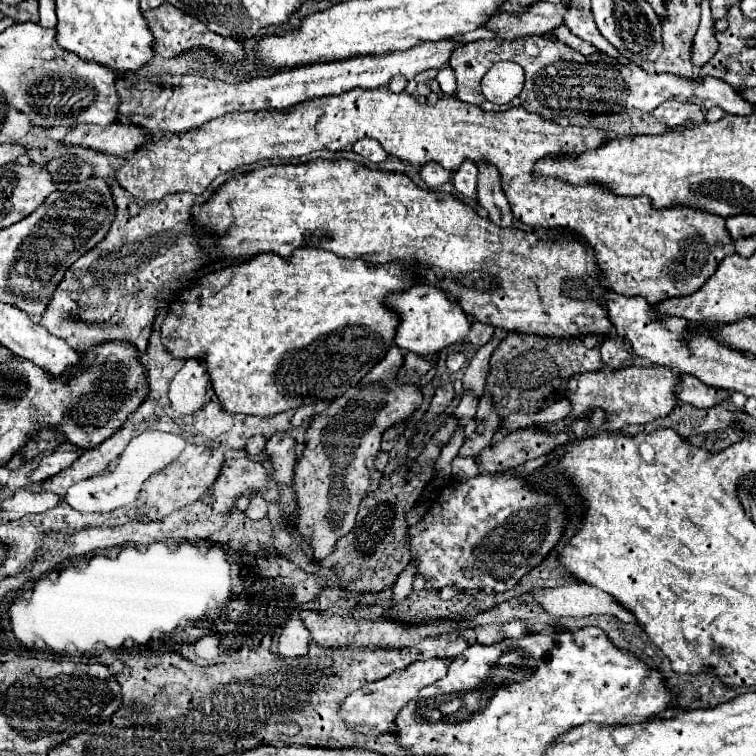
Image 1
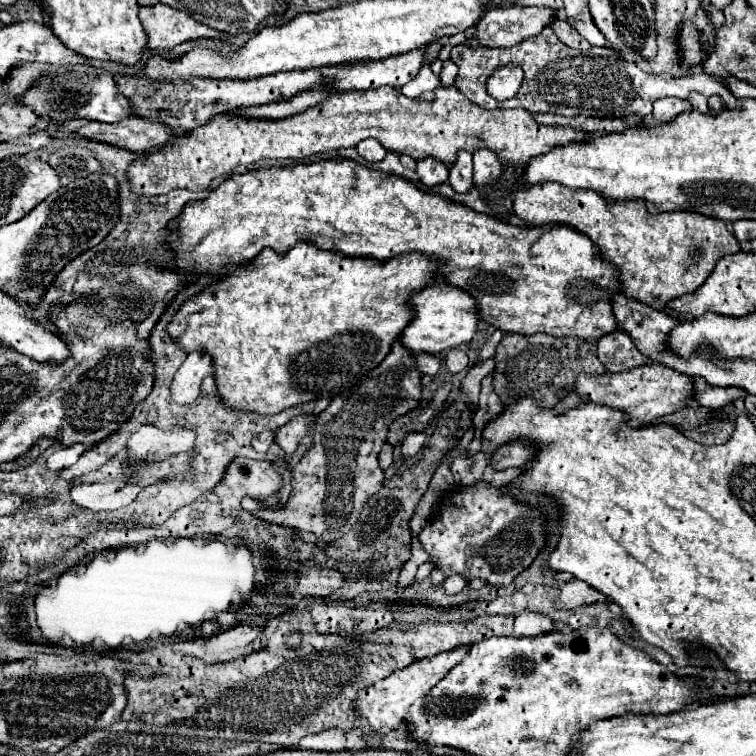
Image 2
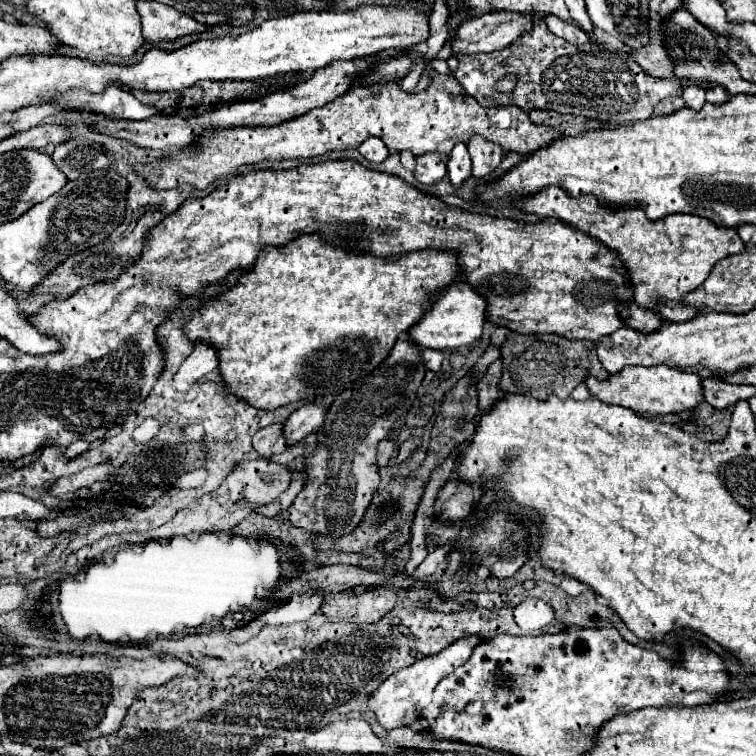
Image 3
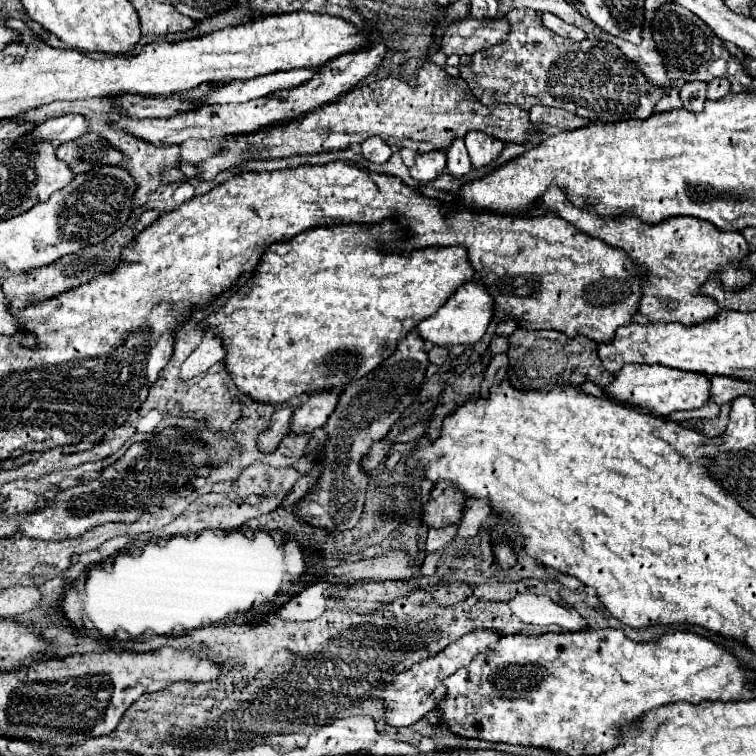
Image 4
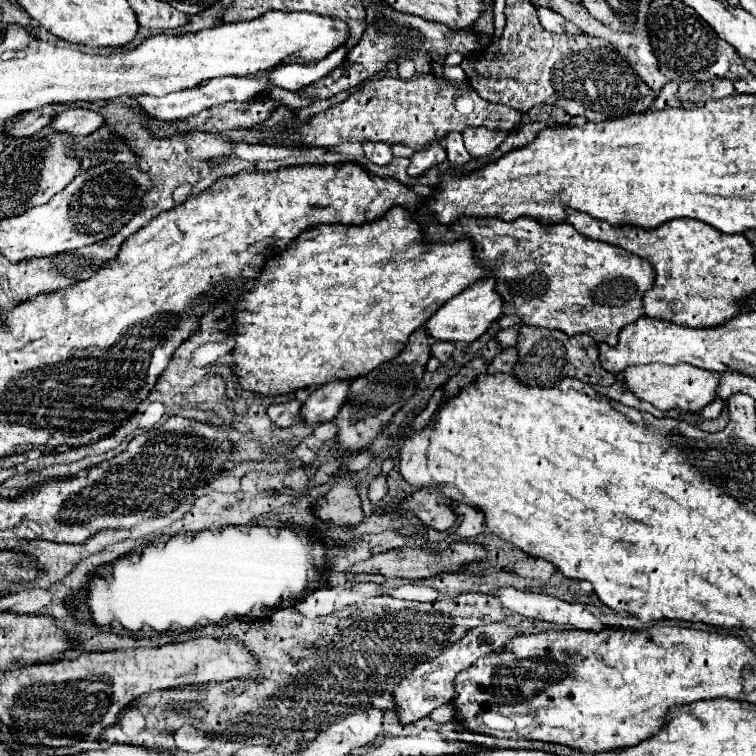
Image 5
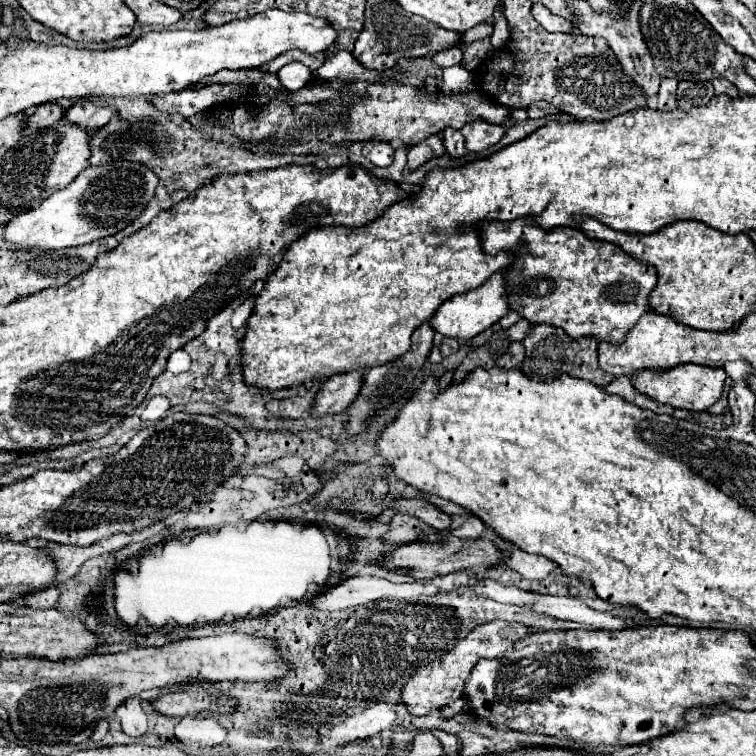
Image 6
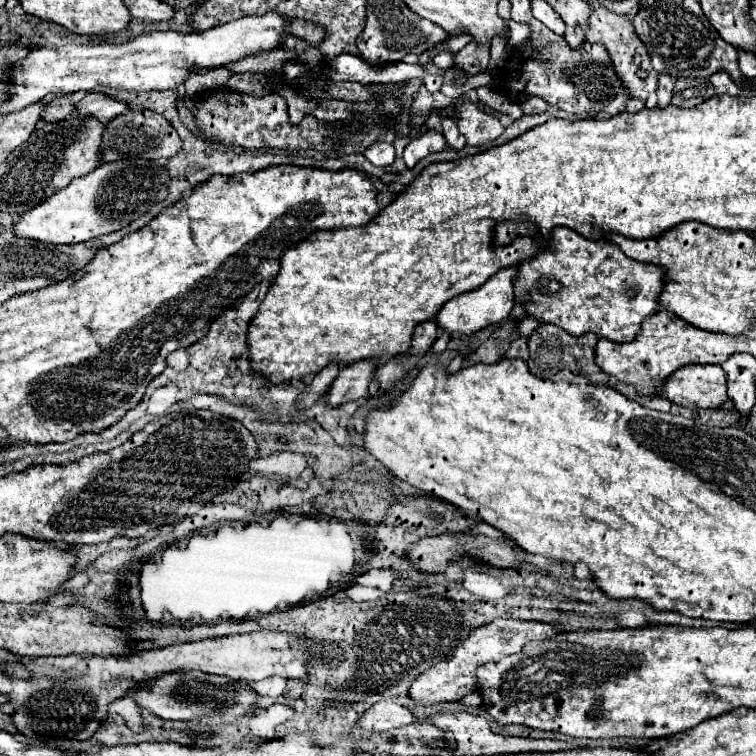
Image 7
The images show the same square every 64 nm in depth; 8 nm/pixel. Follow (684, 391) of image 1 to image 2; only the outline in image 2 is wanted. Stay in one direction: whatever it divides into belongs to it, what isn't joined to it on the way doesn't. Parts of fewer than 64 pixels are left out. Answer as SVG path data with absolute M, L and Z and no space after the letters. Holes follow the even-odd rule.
M694 378L694 398L698 404L702 404L706 408L720 410L720 408L726 408L728 404L732 404L736 398L746 398L746 396L748 396L748 392L742 388L712 386L704 378Z

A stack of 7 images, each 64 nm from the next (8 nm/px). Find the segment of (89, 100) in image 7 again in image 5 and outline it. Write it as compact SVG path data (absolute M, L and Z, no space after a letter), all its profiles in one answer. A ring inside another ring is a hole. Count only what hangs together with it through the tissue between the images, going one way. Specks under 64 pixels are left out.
M72 106L64 110L52 122L54 128L58 128L60 132L70 132L72 136L88 136L102 124L104 124L104 116L98 110L82 108L82 106Z

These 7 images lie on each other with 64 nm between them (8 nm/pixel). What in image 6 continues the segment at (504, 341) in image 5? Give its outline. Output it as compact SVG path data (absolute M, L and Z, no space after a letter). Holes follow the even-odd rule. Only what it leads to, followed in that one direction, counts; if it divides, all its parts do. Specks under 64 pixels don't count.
M522 318L522 320L520 320L520 322L516 322L514 326L510 326L506 332L508 332L510 340L524 340L530 328L532 328L532 322L528 322L526 318Z

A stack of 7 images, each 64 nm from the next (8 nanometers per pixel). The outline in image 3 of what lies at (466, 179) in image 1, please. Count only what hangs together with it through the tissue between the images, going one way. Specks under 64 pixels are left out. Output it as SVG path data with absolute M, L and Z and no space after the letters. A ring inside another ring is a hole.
M456 144L454 150L448 156L448 178L454 186L460 186L468 176L472 174L470 156L466 150L466 144Z

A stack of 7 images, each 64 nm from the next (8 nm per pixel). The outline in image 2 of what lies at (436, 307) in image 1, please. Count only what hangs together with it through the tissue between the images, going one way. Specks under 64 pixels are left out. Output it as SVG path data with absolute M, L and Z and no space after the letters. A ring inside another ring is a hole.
M446 282L430 284L422 292L410 298L416 318L410 322L408 328L402 332L402 344L414 352L430 352L440 354L450 348L458 348L462 344L468 344L476 332L480 322L480 312L476 308L476 300L462 288Z

